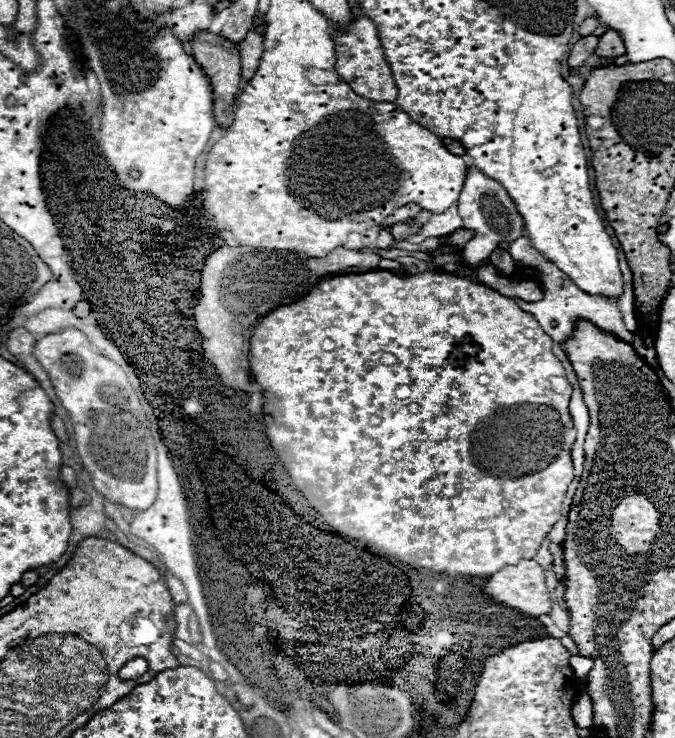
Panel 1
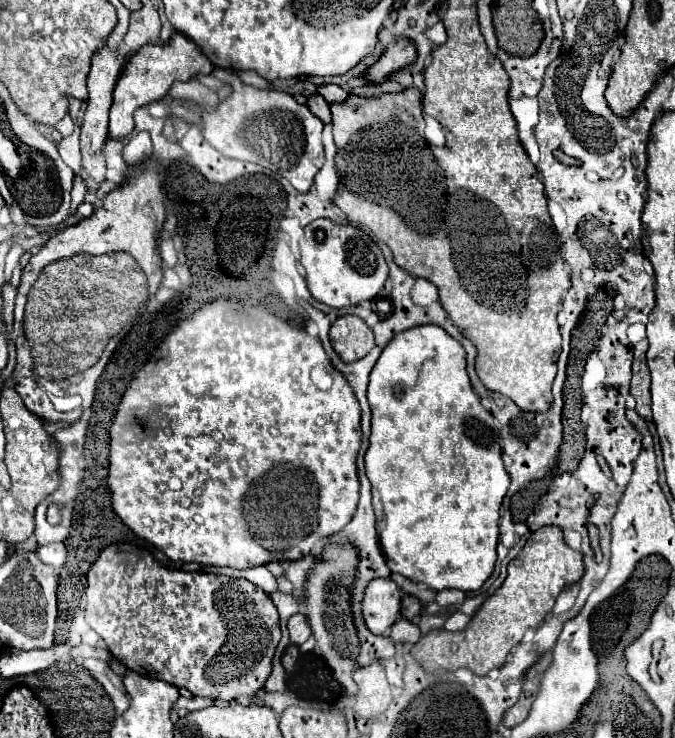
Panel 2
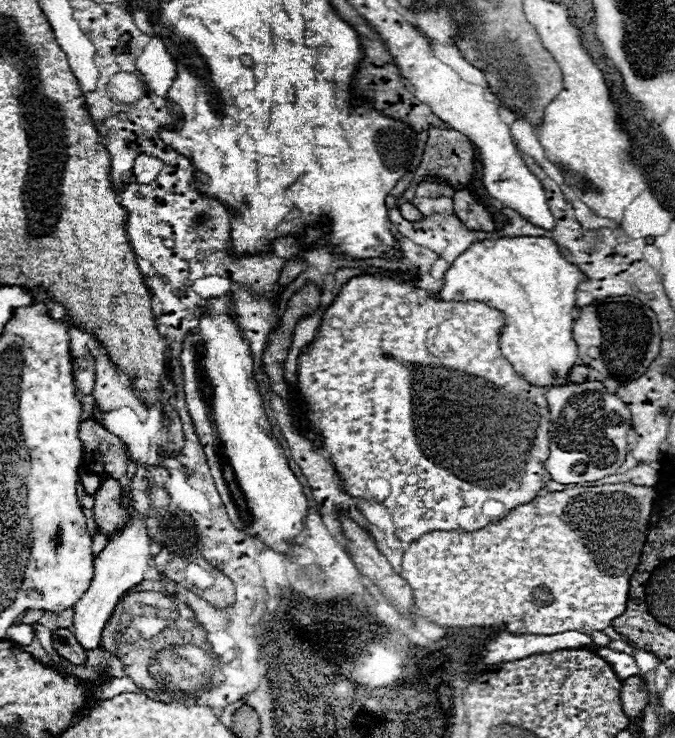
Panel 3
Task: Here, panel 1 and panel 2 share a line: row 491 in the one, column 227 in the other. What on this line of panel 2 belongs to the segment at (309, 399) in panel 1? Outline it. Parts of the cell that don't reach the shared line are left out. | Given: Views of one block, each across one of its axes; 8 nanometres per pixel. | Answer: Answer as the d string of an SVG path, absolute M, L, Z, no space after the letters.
M220 298L206 302L164 336L162 344L148 356L146 364L134 374L132 382L122 394L110 426L108 442L108 488L112 490L112 510L138 538L154 544L170 560L198 562L204 566L228 566L236 570L270 562L296 562L310 554L316 542L340 532L352 520L358 508L360 482L356 472L356 456L362 444L360 416L362 410L354 390L328 360L320 338L310 336L304 328L290 326L286 320L260 306Z

